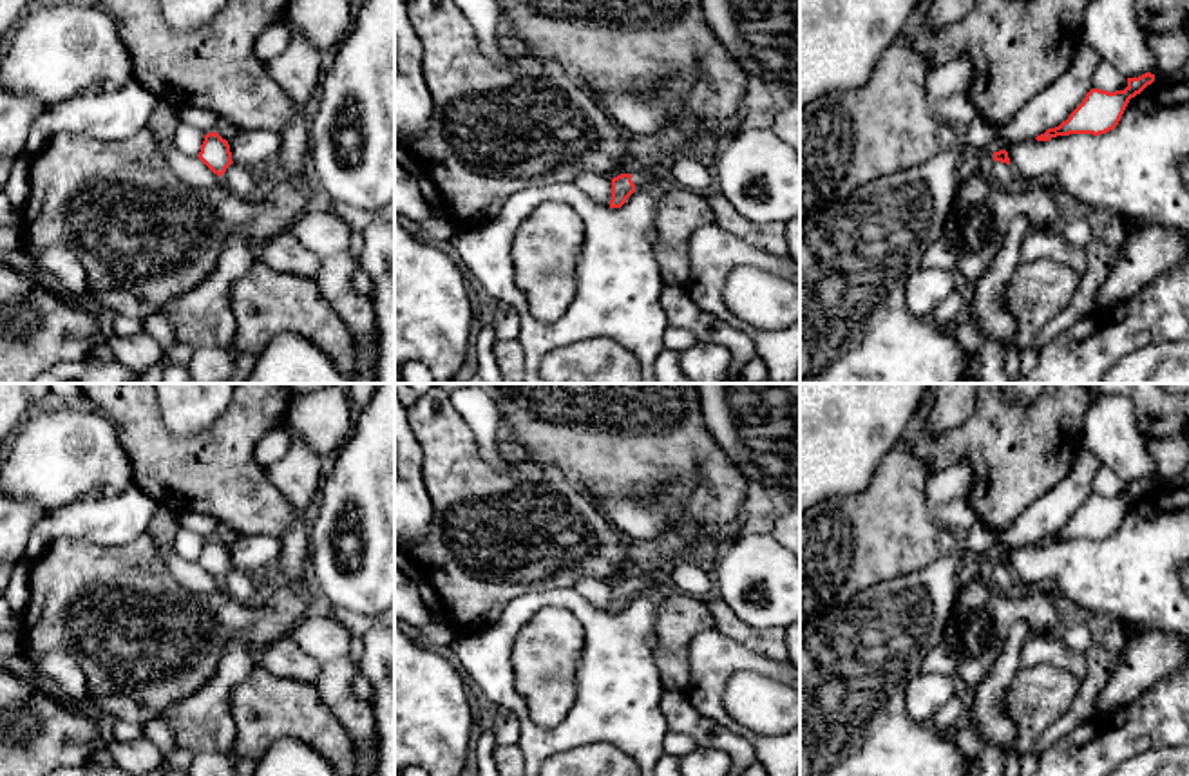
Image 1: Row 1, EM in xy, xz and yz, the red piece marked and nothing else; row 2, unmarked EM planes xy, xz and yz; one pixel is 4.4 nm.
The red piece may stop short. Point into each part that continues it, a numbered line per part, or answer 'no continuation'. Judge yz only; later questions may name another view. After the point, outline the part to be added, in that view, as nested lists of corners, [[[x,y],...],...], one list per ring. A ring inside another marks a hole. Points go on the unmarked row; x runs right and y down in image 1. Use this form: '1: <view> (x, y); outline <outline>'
1: yz (1003, 579); outline [[[994,566],[990,582],[1003,593],[1015,593],[1019,590],[1012,570]]]

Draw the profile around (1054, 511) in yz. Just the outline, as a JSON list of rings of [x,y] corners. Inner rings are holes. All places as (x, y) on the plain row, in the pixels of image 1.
[[[1086,447],[1075,456],[1071,472],[1037,499],[1008,528],[997,532],[1003,544],[1030,544],[1059,532],[1093,494],[1093,479],[1102,461]]]

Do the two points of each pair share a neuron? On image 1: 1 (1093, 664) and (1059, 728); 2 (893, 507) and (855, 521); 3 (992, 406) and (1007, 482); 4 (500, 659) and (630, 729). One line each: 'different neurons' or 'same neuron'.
1: same neuron
2: same neuron
3: same neuron
4: same neuron

